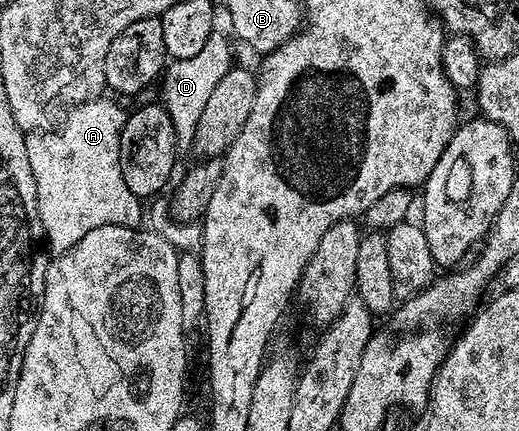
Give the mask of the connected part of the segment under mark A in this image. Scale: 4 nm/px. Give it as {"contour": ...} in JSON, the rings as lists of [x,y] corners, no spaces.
{"contour":[[[109,97],[81,102],[57,128],[27,137],[28,164],[32,164],[32,176],[36,180],[38,215],[51,251],[71,250],[92,228],[143,225],[143,203],[124,184],[120,172],[120,136],[128,114]]]}

